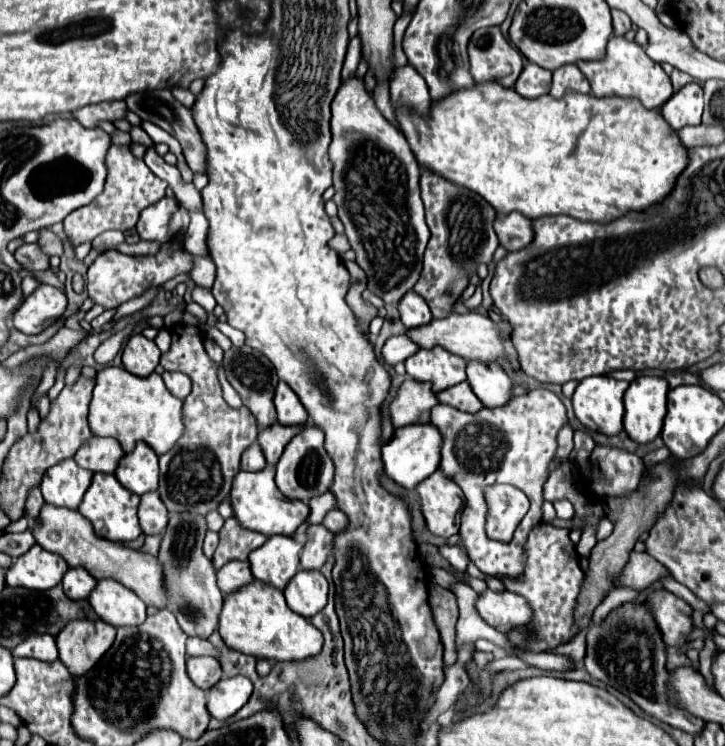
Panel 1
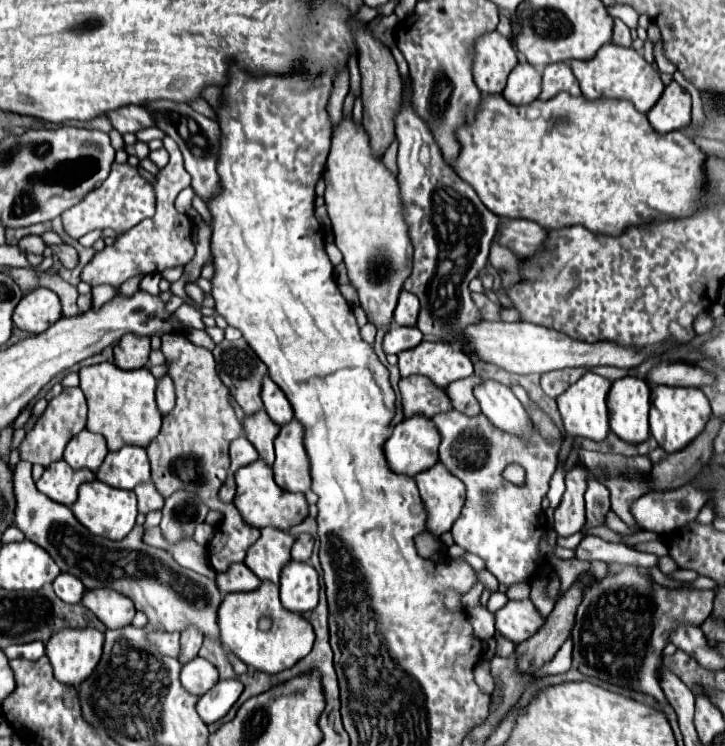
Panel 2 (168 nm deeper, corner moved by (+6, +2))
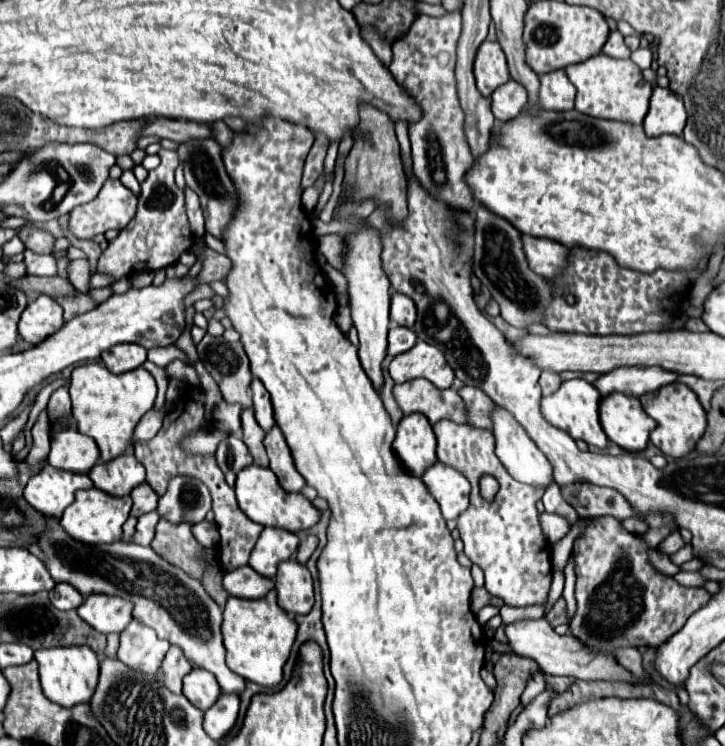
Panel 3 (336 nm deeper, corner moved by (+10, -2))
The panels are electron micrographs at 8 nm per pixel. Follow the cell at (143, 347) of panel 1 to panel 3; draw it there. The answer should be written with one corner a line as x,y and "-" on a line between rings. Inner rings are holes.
113,346
113,350
101,354
101,360
109,372
123,374
139,368
147,360
147,350
141,346

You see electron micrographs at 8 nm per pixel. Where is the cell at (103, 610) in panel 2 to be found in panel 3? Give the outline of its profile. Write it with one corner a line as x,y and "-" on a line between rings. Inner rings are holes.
89,594
85,602
77,608
77,614
101,634
111,634
111,632
119,634
133,618
131,610
133,604
129,604
127,598

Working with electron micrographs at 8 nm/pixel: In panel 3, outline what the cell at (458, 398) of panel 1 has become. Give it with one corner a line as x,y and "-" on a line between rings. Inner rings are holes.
463,386
459,390
459,396
465,400
467,404
467,416
469,416
469,424
477,426
477,428
485,428
491,430
491,422
489,422
489,414
493,412
493,406
497,406
483,390
473,388
473,386

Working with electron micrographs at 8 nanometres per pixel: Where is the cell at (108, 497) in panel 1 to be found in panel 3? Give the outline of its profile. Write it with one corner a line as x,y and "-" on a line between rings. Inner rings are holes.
89,488
89,490
79,490
75,494
73,504
63,512
61,516
61,526
63,530
67,530
67,534
73,540
85,542
85,544
107,544
107,542
117,542
121,540
121,526
125,524
125,520
129,518
131,512
131,496
123,496
123,498
115,498
109,496
97,488

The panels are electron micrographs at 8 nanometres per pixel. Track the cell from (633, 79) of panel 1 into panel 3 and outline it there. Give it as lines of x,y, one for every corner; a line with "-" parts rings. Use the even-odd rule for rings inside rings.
597,54
581,64
573,64
565,68
571,84
577,88
575,110
581,114
589,114
593,118
605,120
623,120
631,124
641,124
647,110
649,98
653,92
653,84
643,80
641,68
631,60
613,60
605,54

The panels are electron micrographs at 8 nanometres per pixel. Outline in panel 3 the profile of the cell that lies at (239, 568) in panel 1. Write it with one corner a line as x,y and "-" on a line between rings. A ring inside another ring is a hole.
241,566
223,574
223,586
231,596
257,600
263,598
275,584
269,578
261,578
251,566

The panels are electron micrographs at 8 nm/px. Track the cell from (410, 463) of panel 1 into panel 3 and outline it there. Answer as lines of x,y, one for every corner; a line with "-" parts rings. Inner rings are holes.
409,414
397,426
397,438
393,450
403,466
417,478
425,474
437,462
435,434
429,420
423,414

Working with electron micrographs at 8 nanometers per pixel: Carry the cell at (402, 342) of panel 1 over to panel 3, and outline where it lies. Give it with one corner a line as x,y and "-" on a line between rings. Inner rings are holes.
391,326
389,328
389,356
397,356
403,354
407,350
411,350
417,342
417,336
413,334
411,328
405,326

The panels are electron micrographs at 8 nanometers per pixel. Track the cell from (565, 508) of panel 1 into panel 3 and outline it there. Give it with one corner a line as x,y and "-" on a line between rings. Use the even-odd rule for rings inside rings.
567,380
551,396
545,396
541,400
541,414
545,414
545,420
551,426
565,430
573,440
583,440
589,446
603,450
607,448
609,438
605,436
601,422
599,422
599,400
601,400
601,394
597,392
593,384
585,380

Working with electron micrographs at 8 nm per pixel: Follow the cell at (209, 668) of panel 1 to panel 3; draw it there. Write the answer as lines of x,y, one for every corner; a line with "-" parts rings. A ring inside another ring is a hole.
193,668
183,678
183,694
195,708
205,712
209,706
213,706
213,702
217,702
221,690
217,688
217,680
213,678
213,674
201,668

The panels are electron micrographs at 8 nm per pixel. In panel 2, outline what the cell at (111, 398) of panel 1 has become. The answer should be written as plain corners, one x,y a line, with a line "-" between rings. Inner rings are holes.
101,362
95,366
81,368
79,378
81,378
79,388
85,392
89,404
87,430
103,434
109,450
119,450
125,444
147,448
149,442
157,438
157,432
161,432
163,416
157,410
155,402
157,380
149,372
149,368
125,372
111,362

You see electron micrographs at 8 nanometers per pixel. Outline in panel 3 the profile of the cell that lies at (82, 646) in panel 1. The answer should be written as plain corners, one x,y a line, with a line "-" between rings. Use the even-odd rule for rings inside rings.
69,646
69,648
47,648
37,650
35,660
39,664
39,676
43,692
49,700
59,706
73,708
77,704
87,704
93,696
99,678
99,660
89,646

